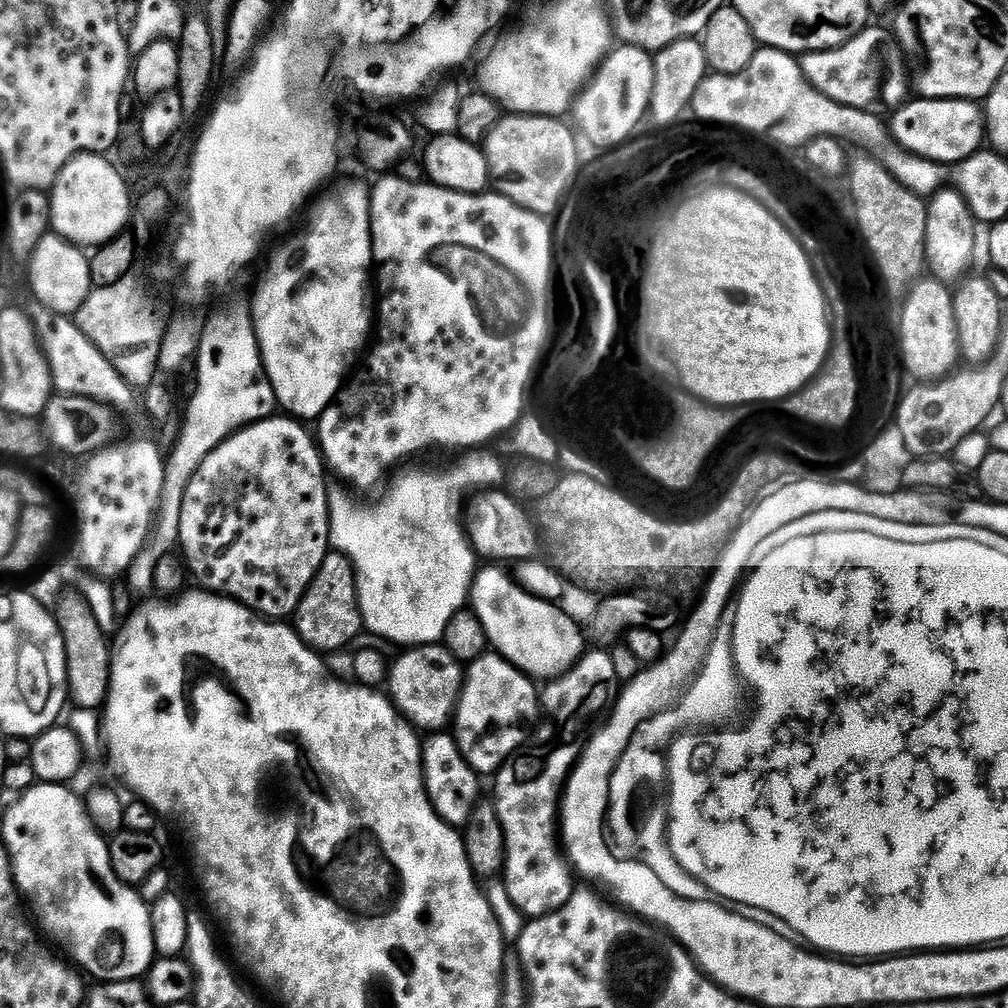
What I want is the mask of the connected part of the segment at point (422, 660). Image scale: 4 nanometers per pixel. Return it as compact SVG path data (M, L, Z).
M439 643L412 646L401 652L404 653L391 665L386 685L392 703L399 708L400 714L405 720L415 725L417 729L423 730L425 728L425 733L436 734L447 729L444 727L447 724L449 727L453 723L456 705L460 703L460 692L464 689L465 665L452 657Z

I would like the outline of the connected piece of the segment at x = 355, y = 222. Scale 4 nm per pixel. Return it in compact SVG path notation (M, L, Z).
M344 184L341 188L336 188L333 192L328 192L325 196L317 195L311 201L312 209L308 212L308 217L304 220L304 229L296 232L276 253L272 256L272 261L268 264L268 269L264 272L264 277L260 280L260 285L256 288L256 293L251 293L250 303L252 305L252 325L256 327L256 337L258 346L262 354L262 362L270 382L274 386L276 403L289 417L299 418L301 421L315 421L319 416L332 405L333 400L339 394L340 389L345 387L349 379L348 371L356 364L356 359L369 347L368 331L374 328L374 312L368 309L368 271L373 271L374 261L372 259L372 197L369 185L364 184Z

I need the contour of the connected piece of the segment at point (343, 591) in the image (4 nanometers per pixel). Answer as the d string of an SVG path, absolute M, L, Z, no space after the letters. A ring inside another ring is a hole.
M335 550L329 551L318 574L314 574L314 582L310 582L302 602L296 607L294 627L305 644L321 654L346 647L362 632L364 619L360 616L360 603L356 593L356 567L348 556Z

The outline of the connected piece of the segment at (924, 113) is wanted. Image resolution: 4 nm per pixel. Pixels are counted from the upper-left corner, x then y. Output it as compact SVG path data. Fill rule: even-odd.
M915 99L901 103L897 107L901 108L890 121L891 139L905 151L924 160L933 160L941 166L955 166L981 151L986 140L986 125L979 103L970 100Z

